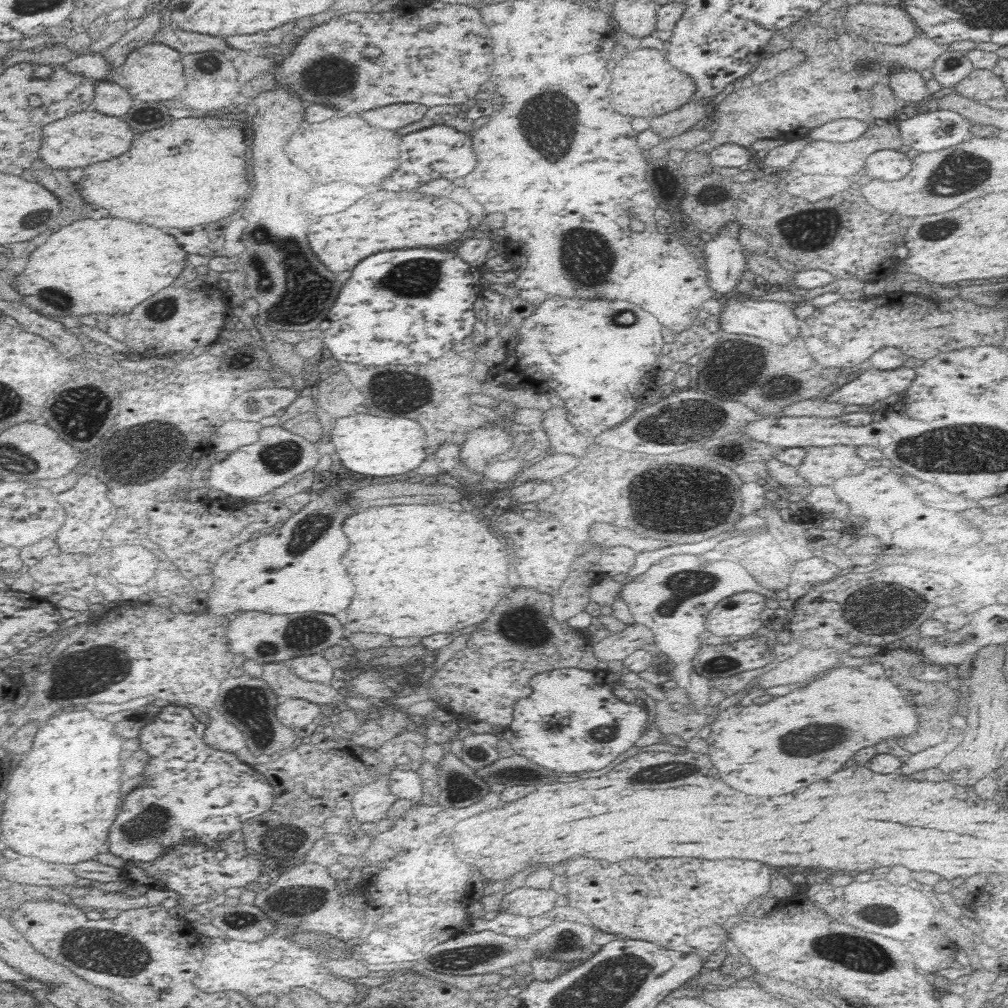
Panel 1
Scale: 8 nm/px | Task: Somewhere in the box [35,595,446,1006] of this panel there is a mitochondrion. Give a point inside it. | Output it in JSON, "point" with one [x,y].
{"point":[119,954]}

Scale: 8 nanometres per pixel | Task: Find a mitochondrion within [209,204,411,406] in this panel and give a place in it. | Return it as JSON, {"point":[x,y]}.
{"point":[295,304]}

